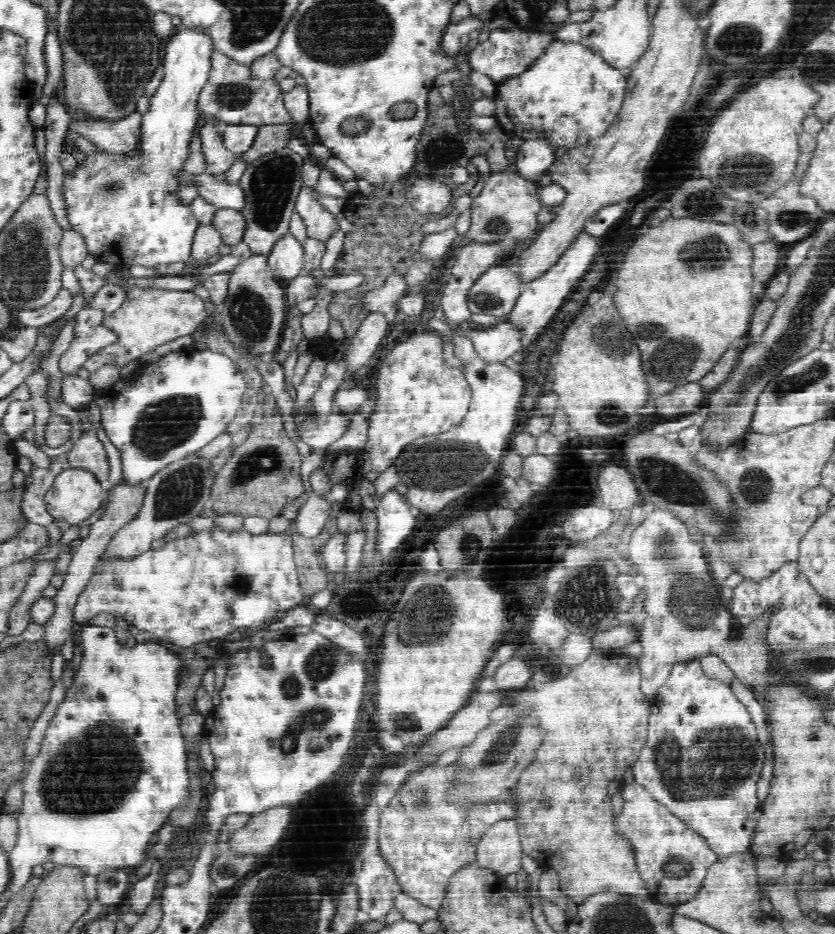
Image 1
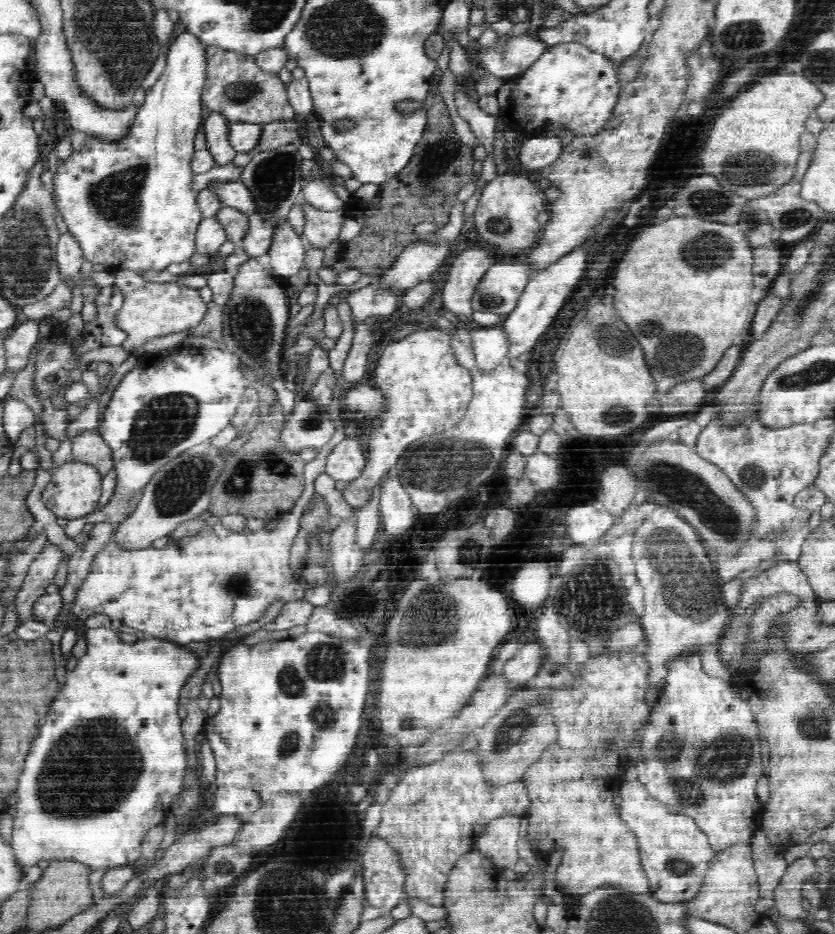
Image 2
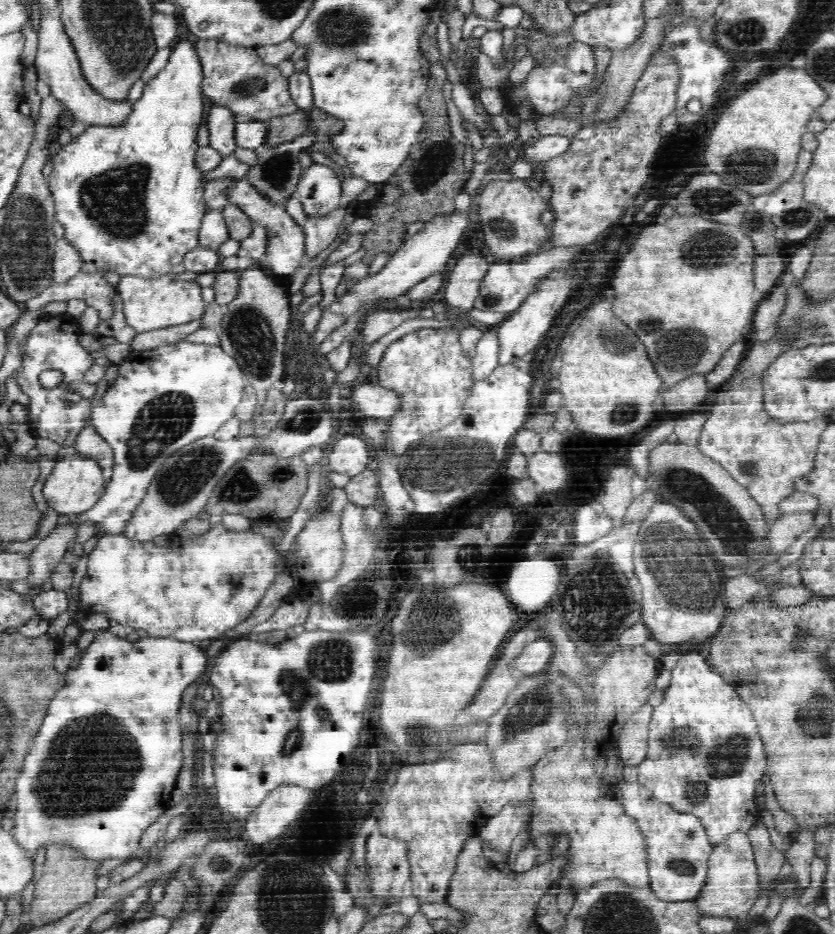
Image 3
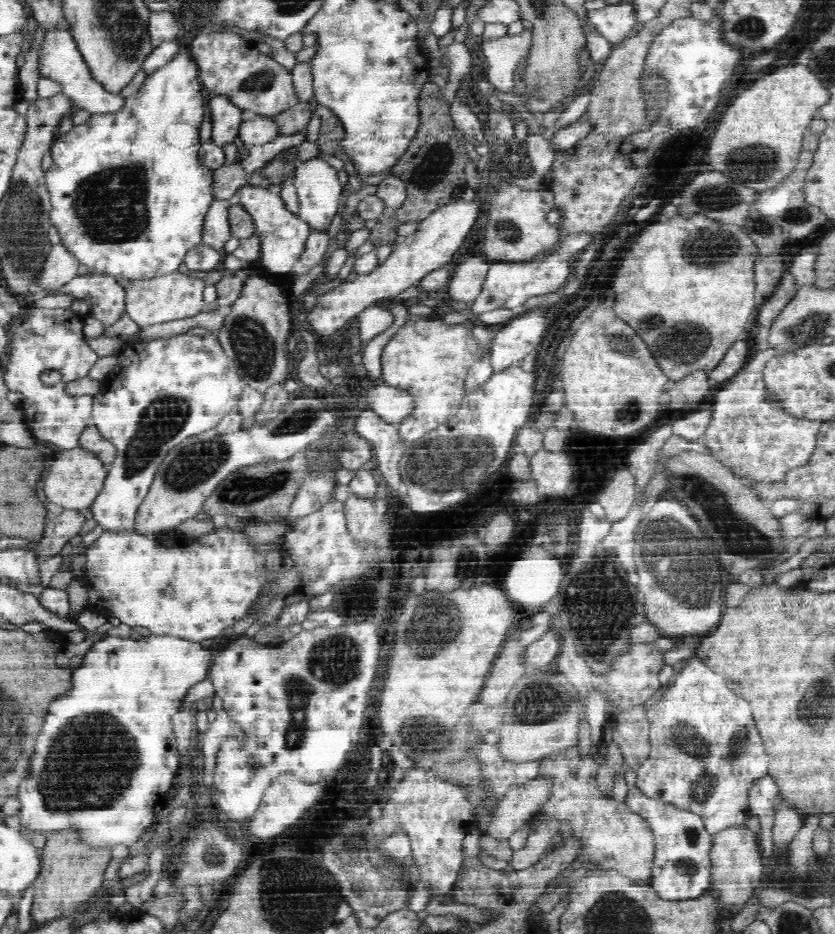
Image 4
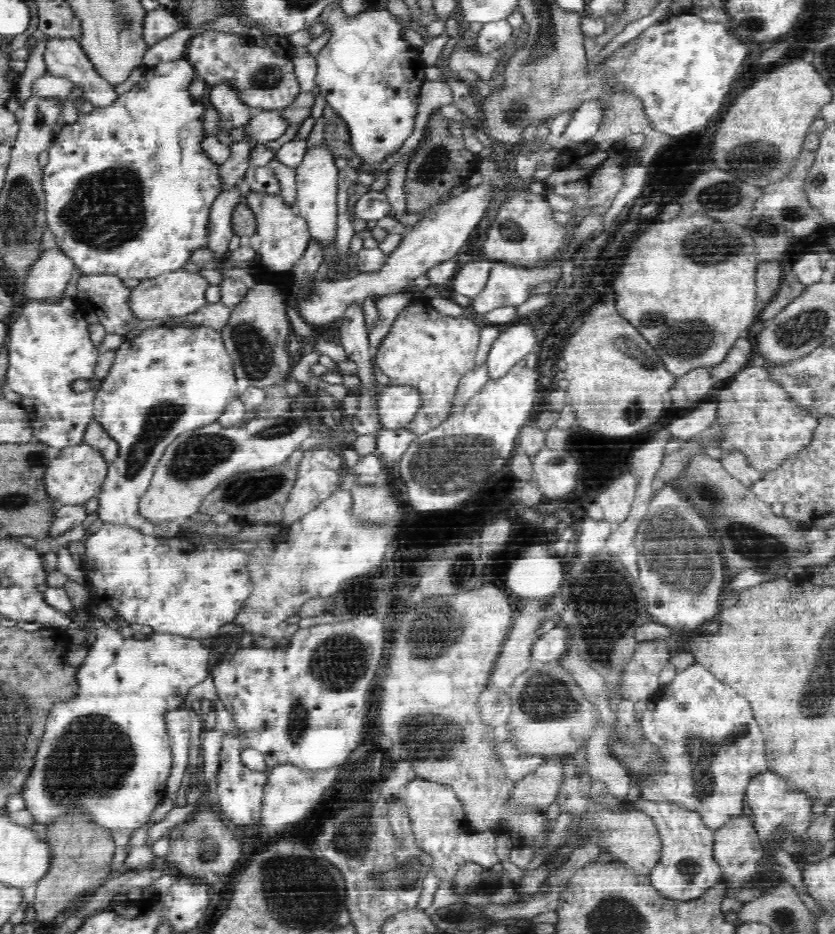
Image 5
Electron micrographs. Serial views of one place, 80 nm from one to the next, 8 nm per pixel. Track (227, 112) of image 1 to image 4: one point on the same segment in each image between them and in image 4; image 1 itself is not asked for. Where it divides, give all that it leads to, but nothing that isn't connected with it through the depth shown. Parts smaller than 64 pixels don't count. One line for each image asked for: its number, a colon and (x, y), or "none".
2: (235, 86)
3: (232, 73)
4: (227, 63)

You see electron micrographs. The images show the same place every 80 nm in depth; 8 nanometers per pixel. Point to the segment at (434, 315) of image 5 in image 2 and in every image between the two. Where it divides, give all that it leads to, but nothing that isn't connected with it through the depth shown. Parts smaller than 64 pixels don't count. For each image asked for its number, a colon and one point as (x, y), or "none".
2: (426, 391)
3: (427, 368)
4: (430, 360)

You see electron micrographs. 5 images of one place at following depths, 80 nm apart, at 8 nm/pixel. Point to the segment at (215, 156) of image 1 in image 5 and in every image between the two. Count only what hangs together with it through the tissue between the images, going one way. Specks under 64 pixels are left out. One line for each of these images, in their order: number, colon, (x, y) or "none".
2: (216, 128)
3: (221, 122)
4: (226, 117)
5: (233, 113)

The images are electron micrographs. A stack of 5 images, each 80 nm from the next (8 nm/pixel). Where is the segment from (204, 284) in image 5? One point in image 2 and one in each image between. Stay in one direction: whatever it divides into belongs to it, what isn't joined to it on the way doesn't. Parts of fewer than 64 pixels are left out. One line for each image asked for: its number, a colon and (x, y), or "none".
2: (150, 309)
3: (148, 304)
4: (173, 296)

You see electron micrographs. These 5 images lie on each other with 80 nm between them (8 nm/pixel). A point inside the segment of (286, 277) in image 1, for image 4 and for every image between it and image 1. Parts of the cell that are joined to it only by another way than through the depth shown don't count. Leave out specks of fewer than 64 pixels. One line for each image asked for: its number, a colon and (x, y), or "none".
2: (287, 250)
3: (286, 240)
4: (283, 235)

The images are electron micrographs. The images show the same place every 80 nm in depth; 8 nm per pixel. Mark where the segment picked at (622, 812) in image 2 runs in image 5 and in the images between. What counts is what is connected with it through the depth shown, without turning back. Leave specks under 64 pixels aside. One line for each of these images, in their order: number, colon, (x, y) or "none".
3: (679, 850)
4: (682, 870)
5: (687, 869)

